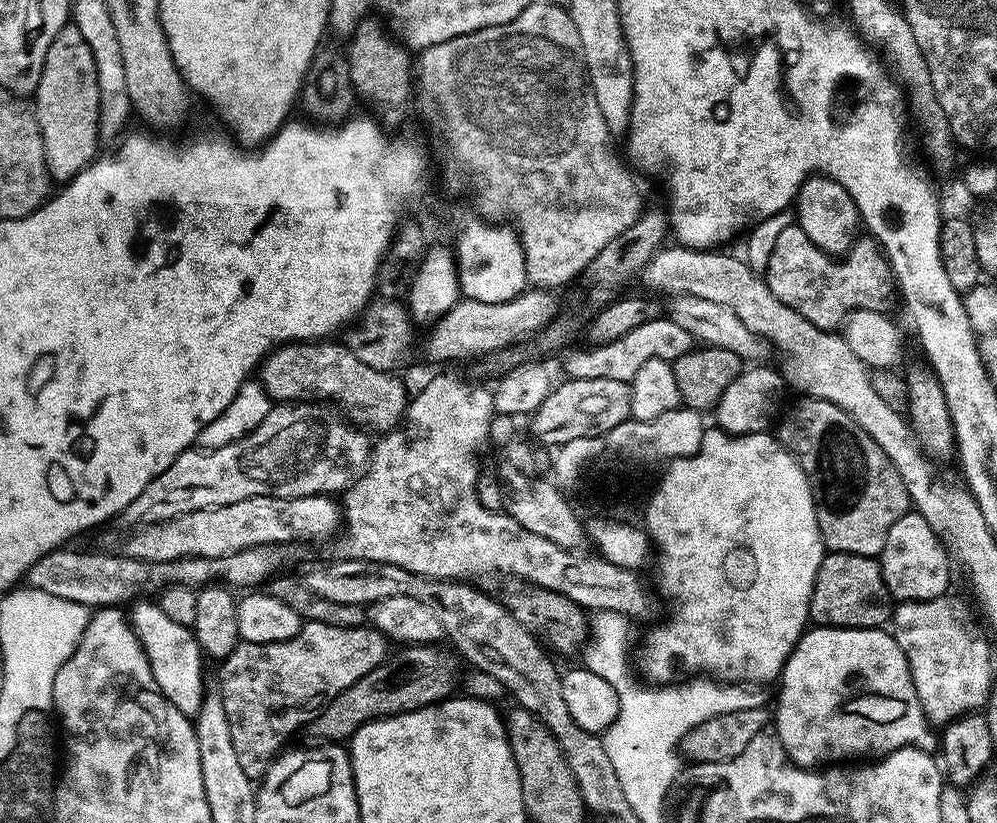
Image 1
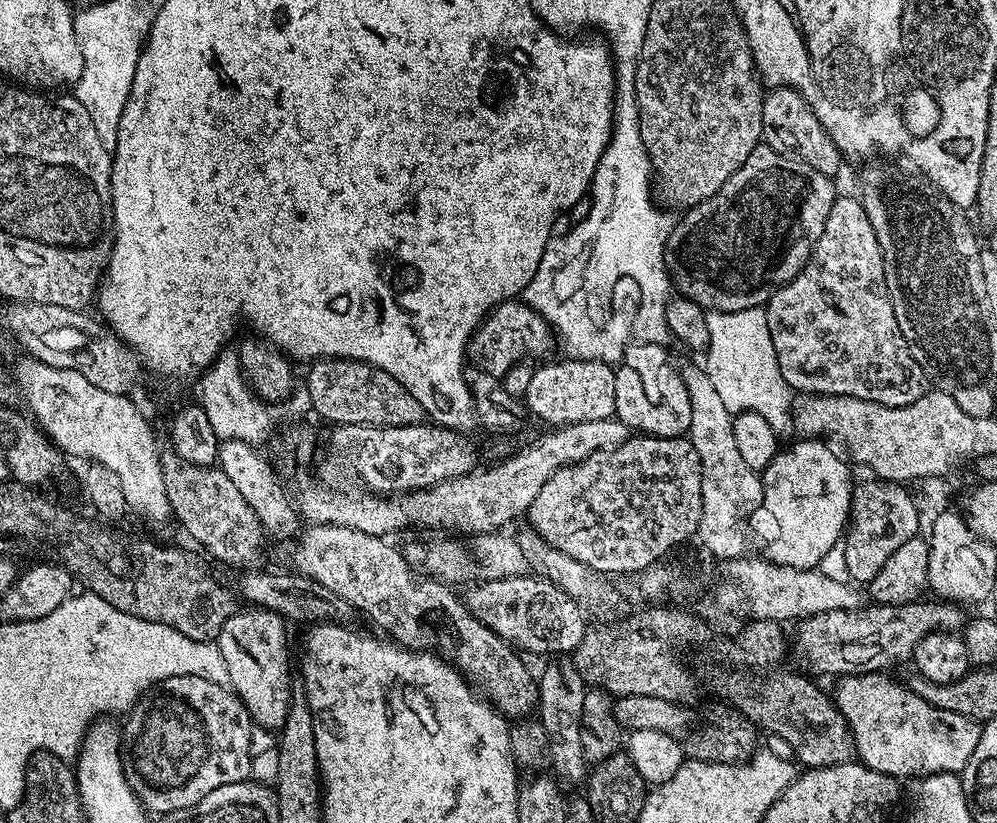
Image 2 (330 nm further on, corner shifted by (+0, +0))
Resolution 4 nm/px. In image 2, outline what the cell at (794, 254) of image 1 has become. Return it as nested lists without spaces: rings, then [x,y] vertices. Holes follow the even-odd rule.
[[[837,195],[812,256],[790,283],[776,289],[768,299],[766,311],[778,370],[793,393],[849,396],[891,408],[910,406],[910,402],[918,402],[924,396],[924,371],[914,362],[906,338],[898,330],[898,318],[894,318],[894,306],[886,290],[882,250],[878,238],[874,238],[874,226],[870,226],[870,218],[866,218],[866,210],[855,195]]]

